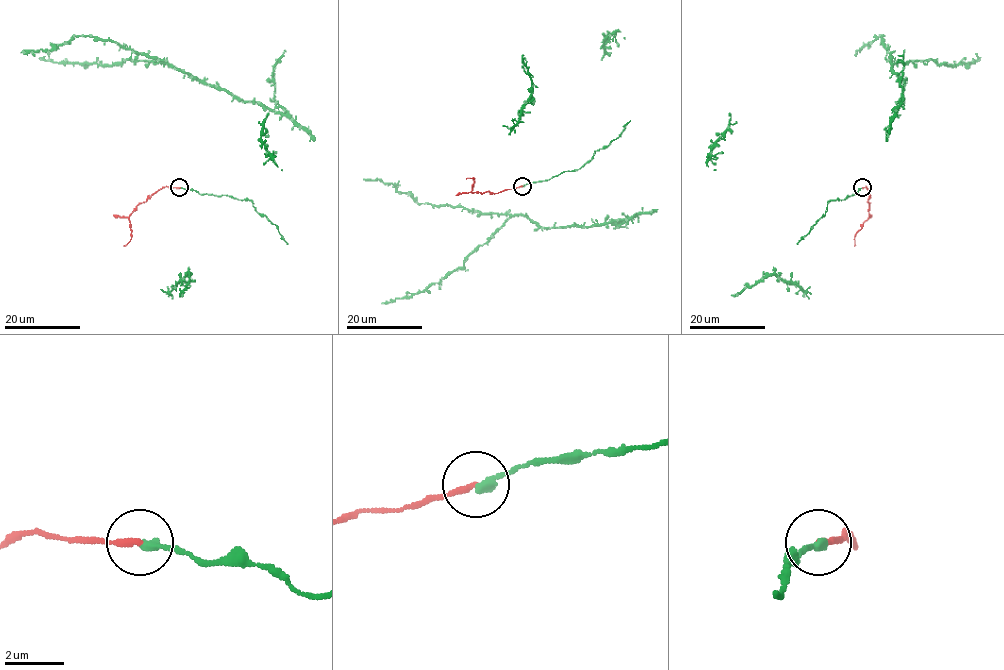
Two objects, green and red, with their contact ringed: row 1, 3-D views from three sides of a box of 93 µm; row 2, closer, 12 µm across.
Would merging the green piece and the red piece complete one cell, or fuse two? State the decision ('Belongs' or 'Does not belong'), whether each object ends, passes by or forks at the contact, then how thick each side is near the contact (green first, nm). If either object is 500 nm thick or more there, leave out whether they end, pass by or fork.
Belongs. At the ring green ends. At the ring red ends. Thickness 280 nm (green) against 200 nm

